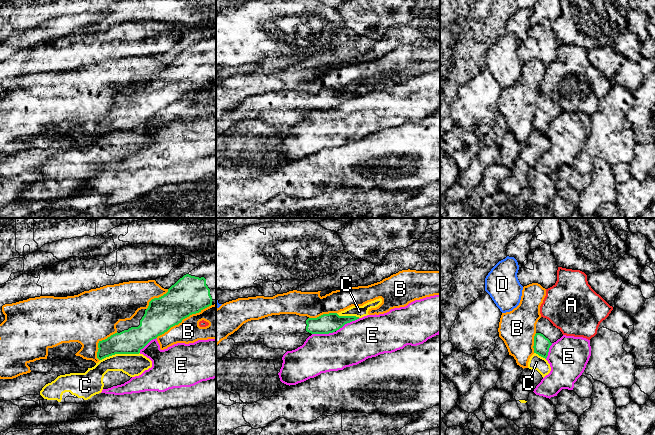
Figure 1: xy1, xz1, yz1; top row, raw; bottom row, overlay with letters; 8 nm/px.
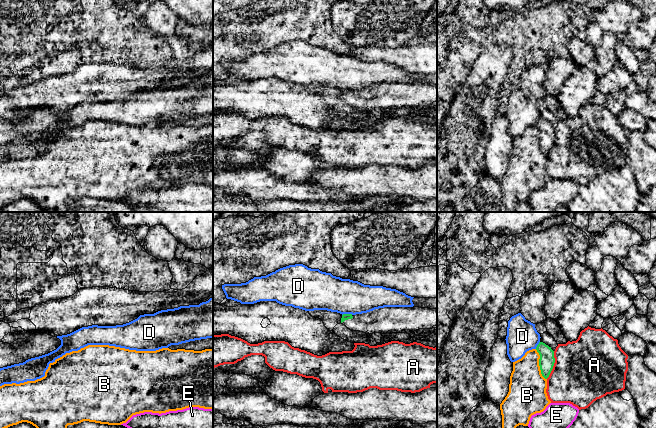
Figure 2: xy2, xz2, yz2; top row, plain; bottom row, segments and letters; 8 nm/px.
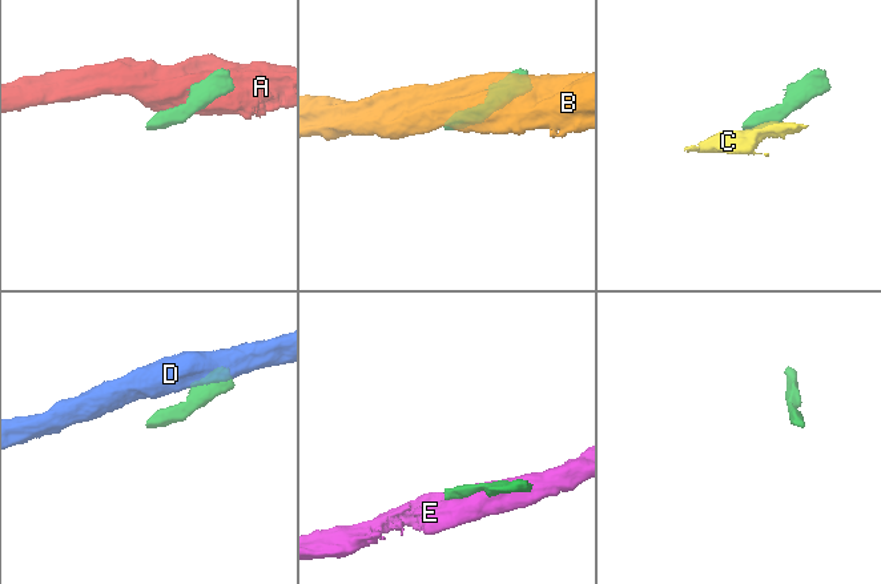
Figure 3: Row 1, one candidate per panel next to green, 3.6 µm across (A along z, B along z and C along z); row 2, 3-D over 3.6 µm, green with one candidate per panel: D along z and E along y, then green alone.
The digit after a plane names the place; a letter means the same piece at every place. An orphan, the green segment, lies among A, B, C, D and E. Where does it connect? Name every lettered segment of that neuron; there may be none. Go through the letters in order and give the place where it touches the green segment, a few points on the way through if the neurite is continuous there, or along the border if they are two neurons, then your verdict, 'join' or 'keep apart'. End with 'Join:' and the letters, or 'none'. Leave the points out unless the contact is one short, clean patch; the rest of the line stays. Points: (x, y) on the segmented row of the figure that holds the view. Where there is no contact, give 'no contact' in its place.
A: contact yz2 (553, 365); keep apart
B: contact xy1 (183, 318); keep apart
C: contact xy1 (119, 353); border xy1 (139, 352), (115, 353), (100, 360); keep apart
D: contact xz2 (347, 314); border xz2 (352, 314), (342, 315); keep apart
E: contact xz1 (347, 322); keep apart
Join: none

